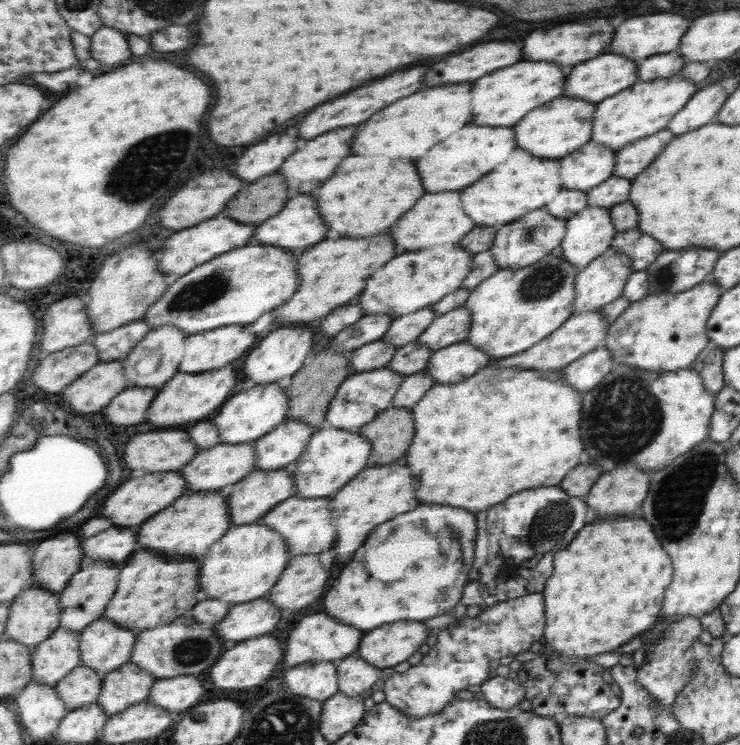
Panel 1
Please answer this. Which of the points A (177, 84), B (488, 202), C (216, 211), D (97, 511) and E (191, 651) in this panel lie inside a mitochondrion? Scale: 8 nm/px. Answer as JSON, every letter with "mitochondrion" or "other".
{"A":"other","B":"other","C":"other","D":"other","E":"mitochondrion"}

